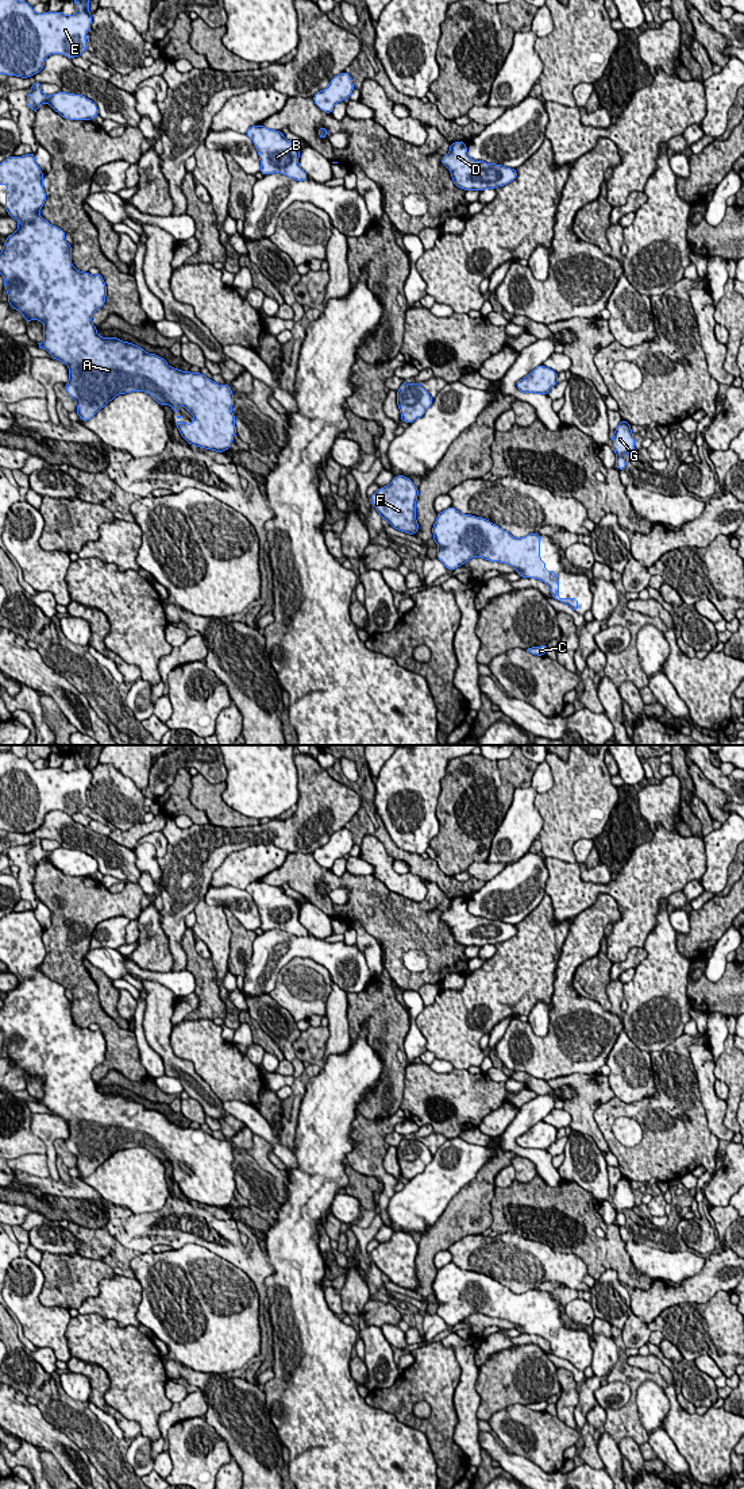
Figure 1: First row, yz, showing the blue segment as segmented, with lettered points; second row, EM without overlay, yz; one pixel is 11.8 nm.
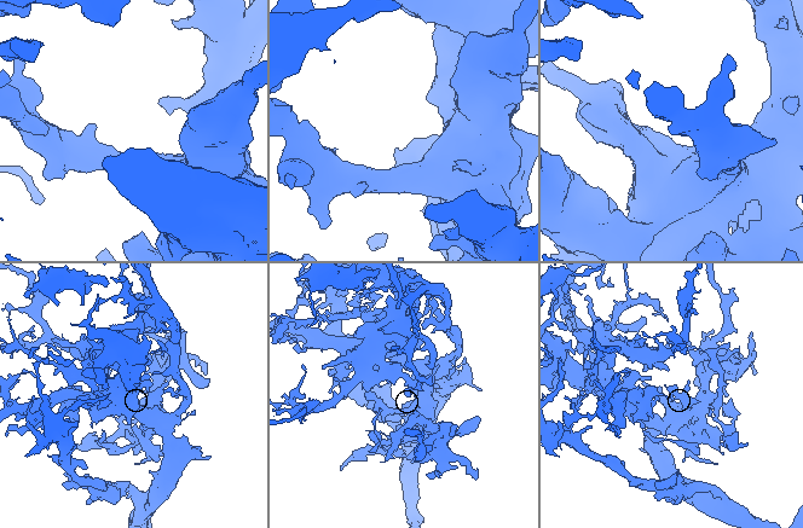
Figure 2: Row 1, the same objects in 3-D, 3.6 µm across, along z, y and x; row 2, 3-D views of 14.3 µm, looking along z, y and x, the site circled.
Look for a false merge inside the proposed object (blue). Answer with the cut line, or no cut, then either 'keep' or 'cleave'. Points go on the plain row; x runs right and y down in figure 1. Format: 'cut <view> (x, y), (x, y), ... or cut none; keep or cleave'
cut none; keep

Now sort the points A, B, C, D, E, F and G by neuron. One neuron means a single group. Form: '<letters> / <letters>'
A B C D E F G

